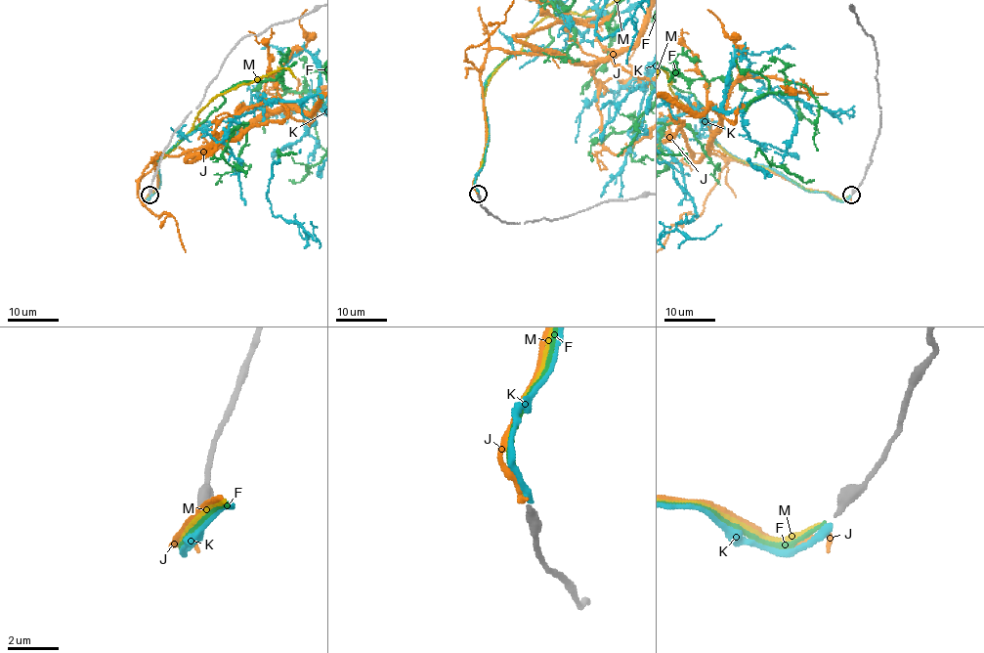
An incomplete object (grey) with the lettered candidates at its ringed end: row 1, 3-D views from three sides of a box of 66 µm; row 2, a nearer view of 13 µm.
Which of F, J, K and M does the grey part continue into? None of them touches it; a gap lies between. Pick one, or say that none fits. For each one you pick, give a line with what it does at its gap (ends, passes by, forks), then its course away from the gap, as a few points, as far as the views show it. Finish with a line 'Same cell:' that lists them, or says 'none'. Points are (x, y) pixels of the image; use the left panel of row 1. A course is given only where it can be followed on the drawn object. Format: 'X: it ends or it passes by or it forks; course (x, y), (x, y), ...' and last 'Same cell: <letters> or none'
F: it ends
Same cell: F

